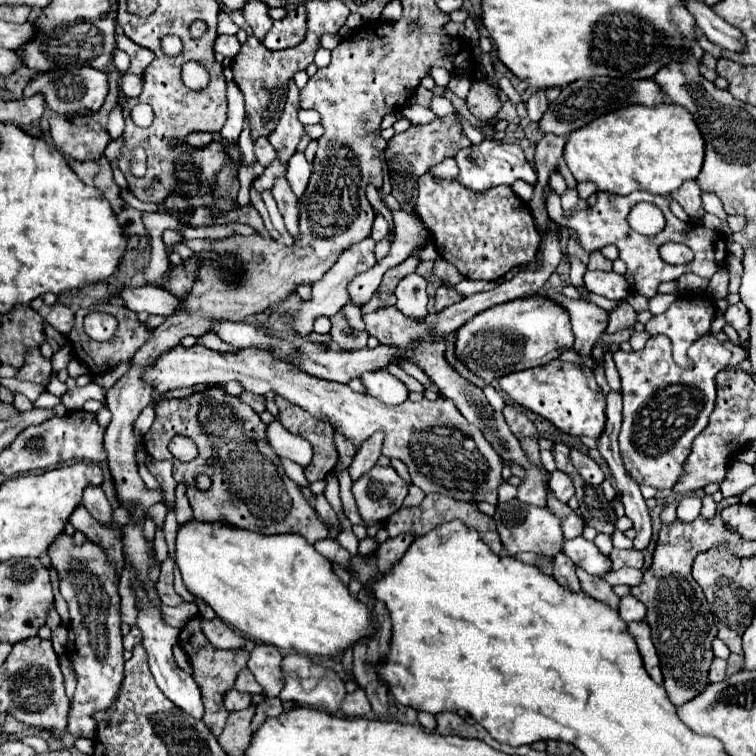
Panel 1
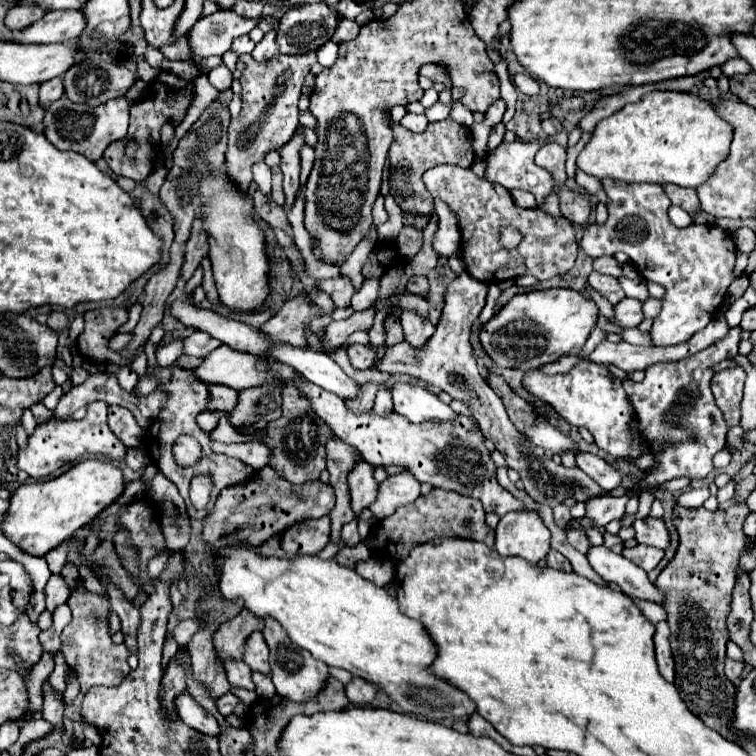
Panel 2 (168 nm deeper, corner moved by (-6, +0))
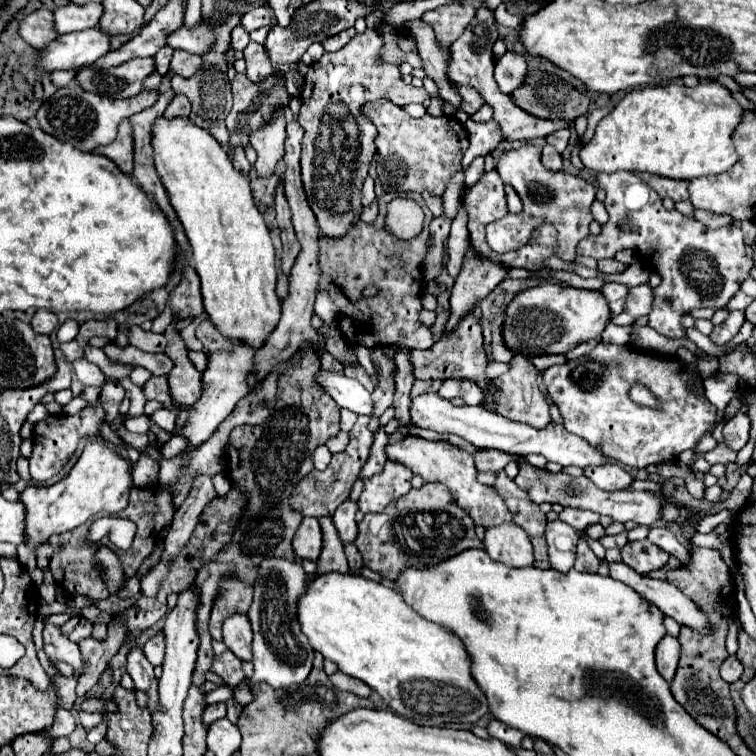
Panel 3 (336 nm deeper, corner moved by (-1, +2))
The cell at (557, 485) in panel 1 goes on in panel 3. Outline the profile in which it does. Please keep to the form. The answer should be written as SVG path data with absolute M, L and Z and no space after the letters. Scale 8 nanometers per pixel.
M556 519L546 525L544 539L548 545L550 567L558 573L568 573L576 559L576 543L580 539L578 533L570 525Z

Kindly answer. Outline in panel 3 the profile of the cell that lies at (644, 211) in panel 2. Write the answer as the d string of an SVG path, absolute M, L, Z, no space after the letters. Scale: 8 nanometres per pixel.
M600 173L598 183L606 191L604 207L610 219L602 227L600 235L588 235L582 239L576 253L582 257L604 259L614 257L626 247L636 249L640 257L662 275L660 287L654 289L656 303L652 305L650 313L652 329L666 337L684 337L680 319L690 309L726 307L726 303L736 295L742 281L748 279L750 269L754 267L752 257L744 253L744 235L738 223L726 225L722 229L710 229L694 217L678 213L676 209L666 211L662 207L660 195L656 195L656 191L650 189L636 173Z

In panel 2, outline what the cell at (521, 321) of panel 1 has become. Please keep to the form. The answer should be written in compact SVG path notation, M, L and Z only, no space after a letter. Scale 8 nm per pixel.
M547 289L515 295L497 311L479 333L483 351L501 369L533 371L549 365L563 355L579 353L595 327L597 305L585 295L571 289Z

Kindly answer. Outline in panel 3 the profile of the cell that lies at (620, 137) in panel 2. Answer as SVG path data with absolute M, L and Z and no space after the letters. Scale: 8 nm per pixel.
M670 83L668 87L644 87L624 99L596 127L592 141L580 149L586 169L648 171L670 179L694 179L728 171L738 155L732 133L742 121L744 109L720 83L698 83L696 87Z

